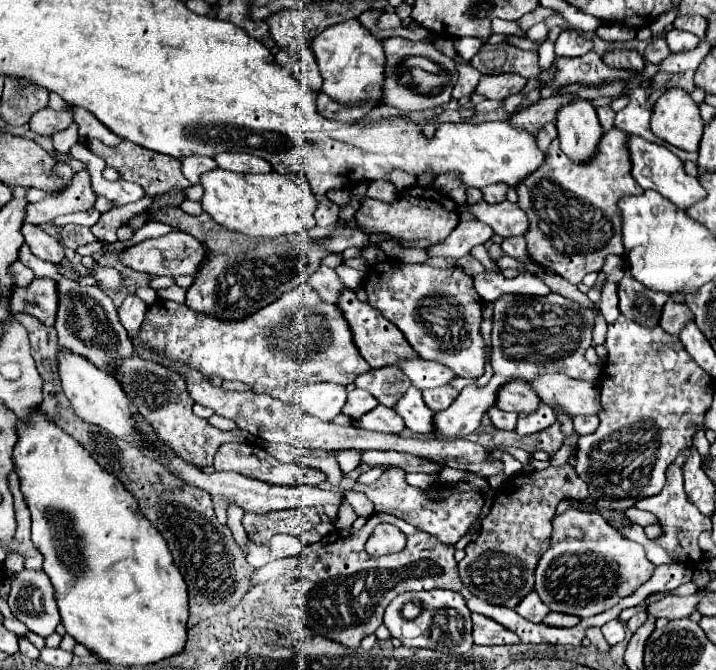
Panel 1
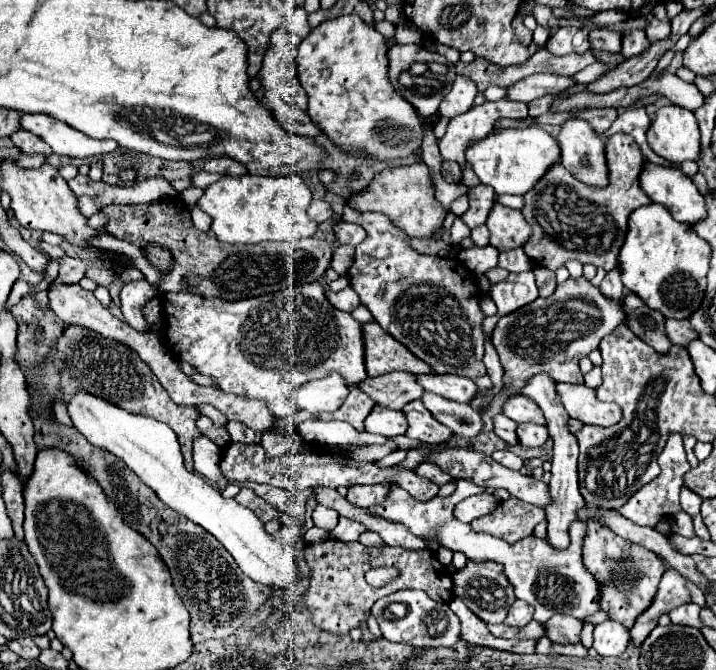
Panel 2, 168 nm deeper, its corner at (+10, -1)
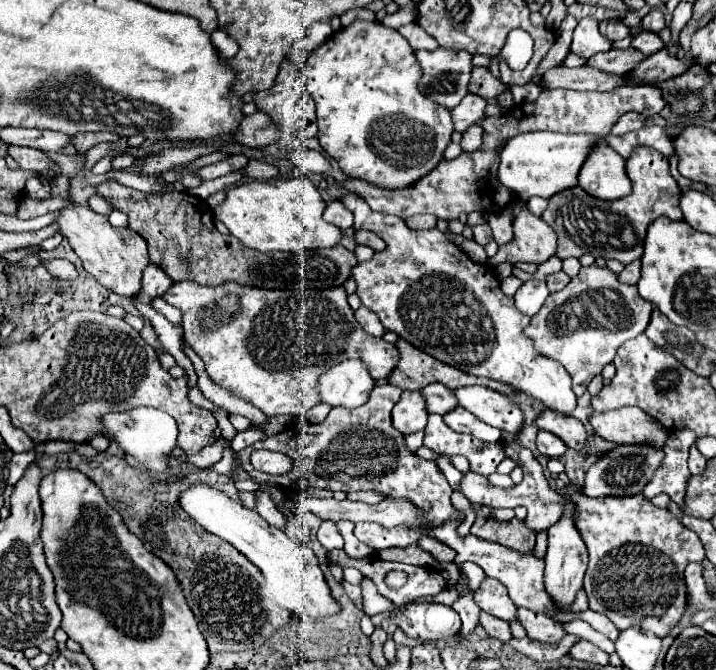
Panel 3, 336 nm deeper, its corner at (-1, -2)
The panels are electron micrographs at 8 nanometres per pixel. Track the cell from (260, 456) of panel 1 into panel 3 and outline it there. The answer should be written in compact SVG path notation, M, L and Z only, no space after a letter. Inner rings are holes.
M381 385L371 391L369 401L363 407L357 409L345 409L345 407L333 407L331 413L323 423L317 425L307 425L303 431L303 437L299 435L299 447L293 443L285 443L285 439L279 437L267 437L261 439L243 451L237 453L239 465L257 481L271 481L281 487L307 483L311 487L321 487L321 489L331 489L331 491L379 491L385 497L393 499L407 499L415 507L419 507L425 515L425 523L421 527L393 527L387 529L379 523L357 523L354 527L354 534L357 539L373 547L375 551L379 549L389 549L389 547L407 547L411 543L417 543L425 531L431 527L439 527L443 523L463 519L461 511L453 507L451 503L451 493L453 489L449 487L445 475L433 461L423 461L415 453L411 453L405 445L405 437L401 431L395 431L391 423L391 409L399 401L401 389L393 385ZM255 449L271 449L271 451L281 451L289 453L293 457L295 467L285 473L285 475L267 475L261 471L255 471L249 463L249 455Z

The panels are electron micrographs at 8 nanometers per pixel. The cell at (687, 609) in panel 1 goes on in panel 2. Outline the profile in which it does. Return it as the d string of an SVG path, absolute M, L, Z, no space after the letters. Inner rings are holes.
M688 602L684 606L678 606L674 610L670 610L670 620L674 624L684 624L684 626L694 626L694 628L700 628L700 620L698 620L698 612L700 612L700 606L694 604L694 602Z

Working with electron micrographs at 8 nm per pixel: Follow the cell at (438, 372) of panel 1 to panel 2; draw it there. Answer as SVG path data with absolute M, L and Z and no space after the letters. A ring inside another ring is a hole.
M418 374L416 382L420 382L420 386L428 392L434 392L464 404L468 404L478 392L478 386L472 380L458 374L424 374L424 376Z

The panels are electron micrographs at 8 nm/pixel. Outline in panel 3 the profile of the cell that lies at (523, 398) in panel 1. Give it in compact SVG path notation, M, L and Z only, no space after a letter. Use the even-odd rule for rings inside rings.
M543 411L537 417L539 429L545 429L553 435L557 435L567 447L583 453L585 451L585 441L587 441L587 431L583 423L575 417L569 415L559 415L557 411Z

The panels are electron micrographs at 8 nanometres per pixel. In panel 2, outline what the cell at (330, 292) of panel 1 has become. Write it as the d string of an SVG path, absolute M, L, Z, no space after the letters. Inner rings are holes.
M322 278L322 280L320 280L320 284L324 286L324 292L326 292L326 296L328 296L328 302L332 302L332 306L334 306L334 308L340 308L340 310L352 312L352 310L360 304L358 294L356 294L350 286L348 286L348 288L344 288L344 290L340 290L340 292L332 292L332 290L330 290L330 286L328 286L328 282L326 282L326 278Z

